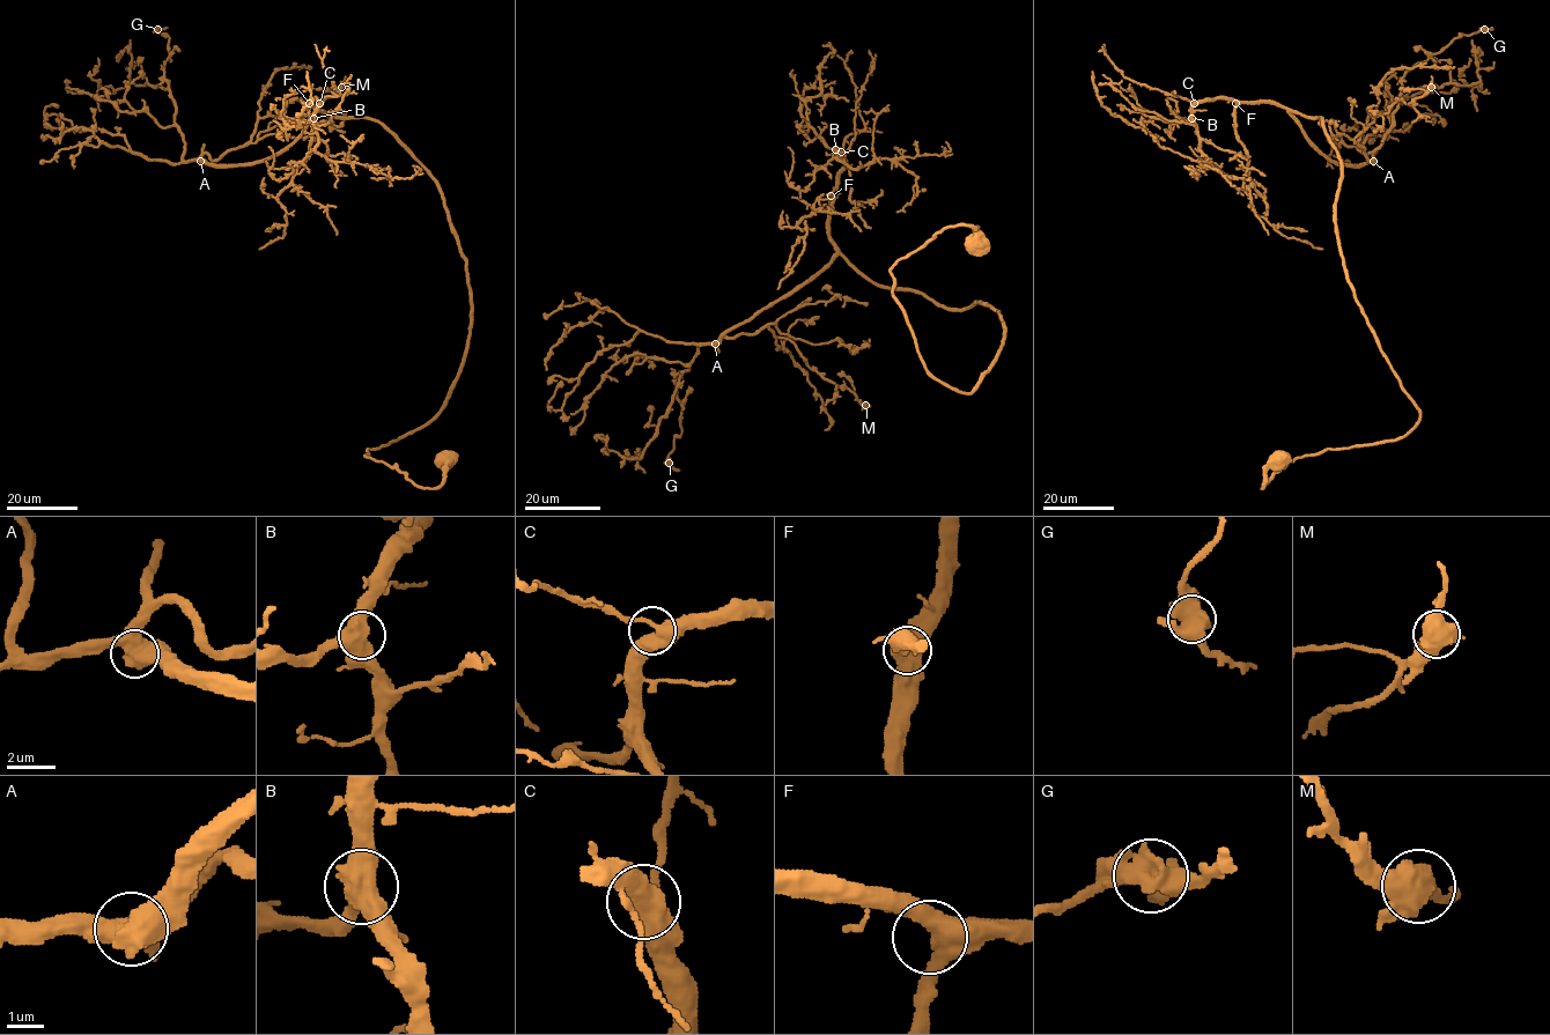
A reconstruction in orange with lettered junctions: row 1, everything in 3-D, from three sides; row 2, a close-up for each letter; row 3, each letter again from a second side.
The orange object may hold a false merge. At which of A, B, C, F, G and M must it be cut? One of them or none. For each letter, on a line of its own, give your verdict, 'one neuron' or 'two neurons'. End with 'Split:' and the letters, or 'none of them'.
A: one neuron
B: one neuron
C: one neuron
F: one neuron
G: one neuron
M: one neuron
Split: none of them

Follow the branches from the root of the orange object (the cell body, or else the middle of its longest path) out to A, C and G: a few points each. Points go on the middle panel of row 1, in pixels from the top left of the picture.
A: (975, 243), (950, 226), (891, 271), (923, 367), (971, 392), (998, 312), (878, 287), (840, 254), (714, 344)
C: (975, 243), (950, 226), (891, 271), (923, 367), (962, 392), (998, 312), (849, 261), (841, 152)
G: (975, 243), (950, 226), (891, 271), (923, 367), (971, 392), (998, 312), (838, 254), (695, 344), (669, 463)

